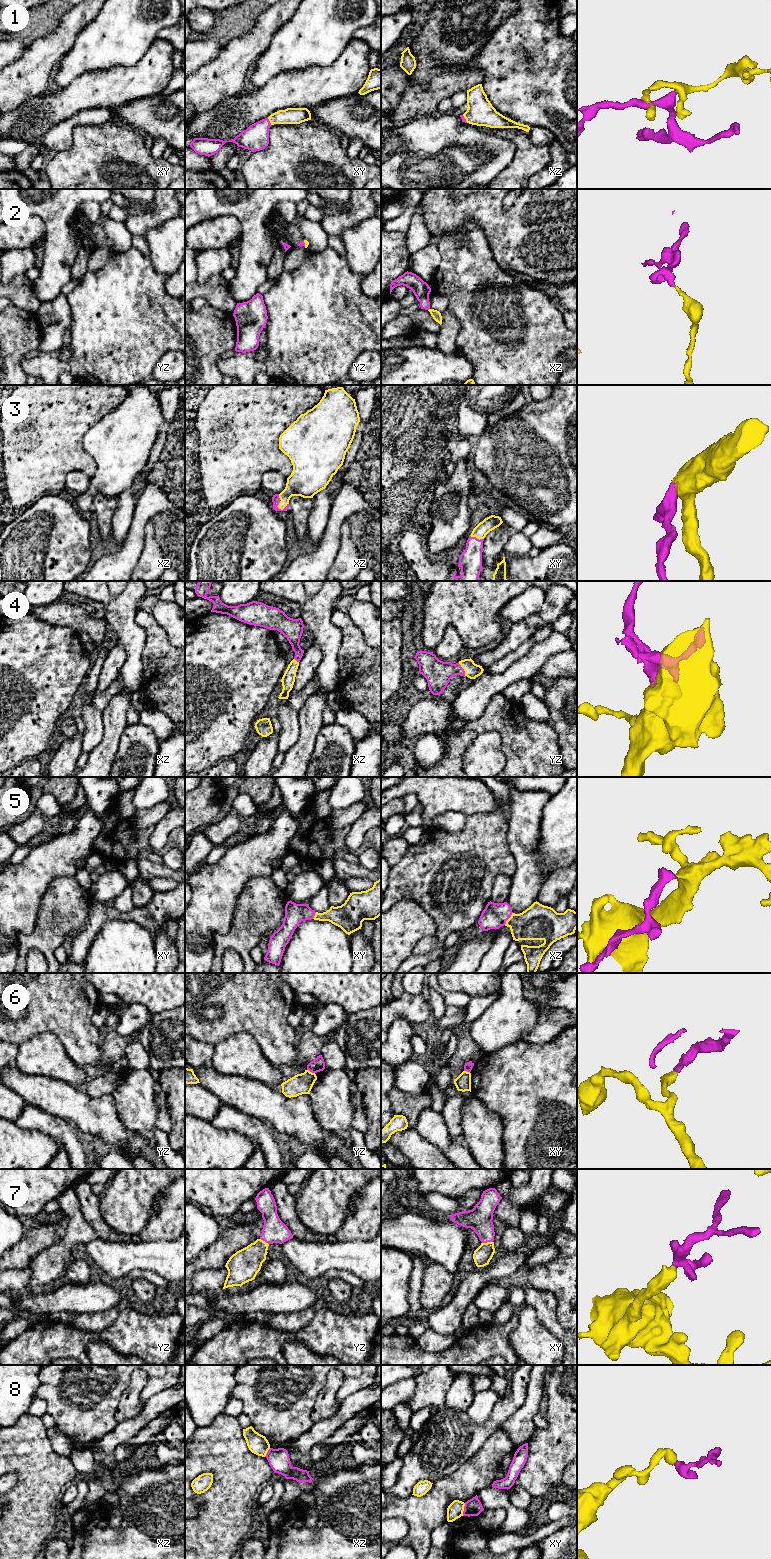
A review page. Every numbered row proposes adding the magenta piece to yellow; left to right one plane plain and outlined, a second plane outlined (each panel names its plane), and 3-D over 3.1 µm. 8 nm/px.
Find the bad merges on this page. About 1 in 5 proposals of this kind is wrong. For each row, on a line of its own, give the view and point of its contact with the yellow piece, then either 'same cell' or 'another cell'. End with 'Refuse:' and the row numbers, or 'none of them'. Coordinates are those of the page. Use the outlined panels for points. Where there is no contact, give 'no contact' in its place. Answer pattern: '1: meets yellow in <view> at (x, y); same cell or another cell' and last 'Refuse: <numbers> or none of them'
1: meets yellow in xy at (269, 120); same cell
2: meets yellow in yz at (305, 244); same cell
3: meets yellow in xz at (279, 503); same cell
4: meets yellow in yz at (463, 668); same cell
5: meets yellow in xz at (509, 918); same cell
6: meets yellow in yz at (311, 1072); another cell
7: meets yellow in xy at (487, 1242); same cell
8: meets yellow in xy at (463, 1509); another cell
Refuse: 6, 8

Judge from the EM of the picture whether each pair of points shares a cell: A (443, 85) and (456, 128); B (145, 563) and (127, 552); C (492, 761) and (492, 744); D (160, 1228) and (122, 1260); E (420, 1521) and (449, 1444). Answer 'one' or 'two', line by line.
A: two
B: two
C: one
D: two
E: two

